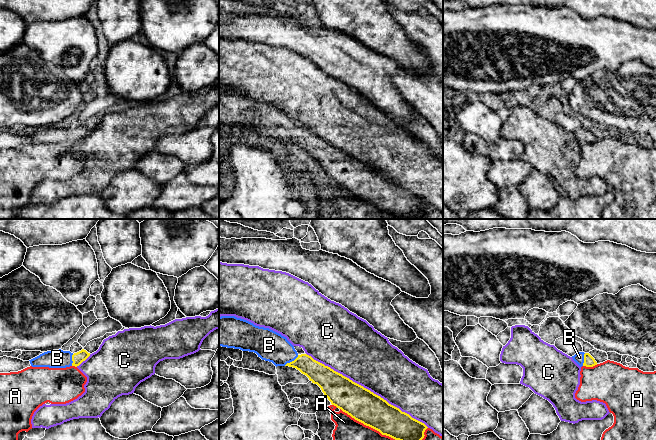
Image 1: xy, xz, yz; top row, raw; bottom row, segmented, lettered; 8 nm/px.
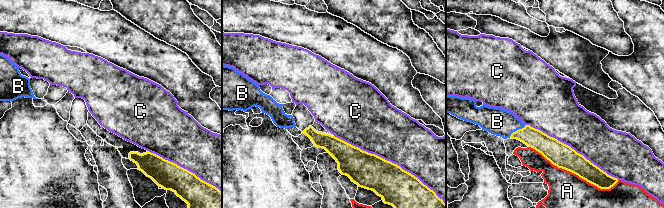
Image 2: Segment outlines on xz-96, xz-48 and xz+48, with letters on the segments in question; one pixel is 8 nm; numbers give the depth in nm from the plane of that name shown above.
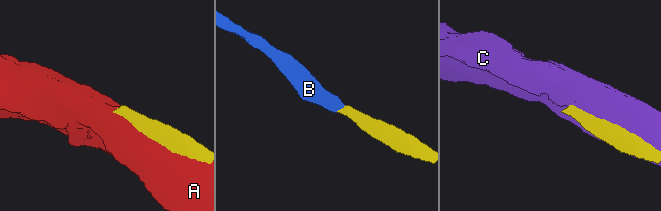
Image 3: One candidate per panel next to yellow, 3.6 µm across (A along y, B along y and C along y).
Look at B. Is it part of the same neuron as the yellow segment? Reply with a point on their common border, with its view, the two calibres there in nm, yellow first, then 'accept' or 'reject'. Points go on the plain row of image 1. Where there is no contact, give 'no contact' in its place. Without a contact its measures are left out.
xz (292, 137) | 170/240 nm | accept

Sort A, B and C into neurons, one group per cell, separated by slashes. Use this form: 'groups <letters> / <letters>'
groups A / B / C

